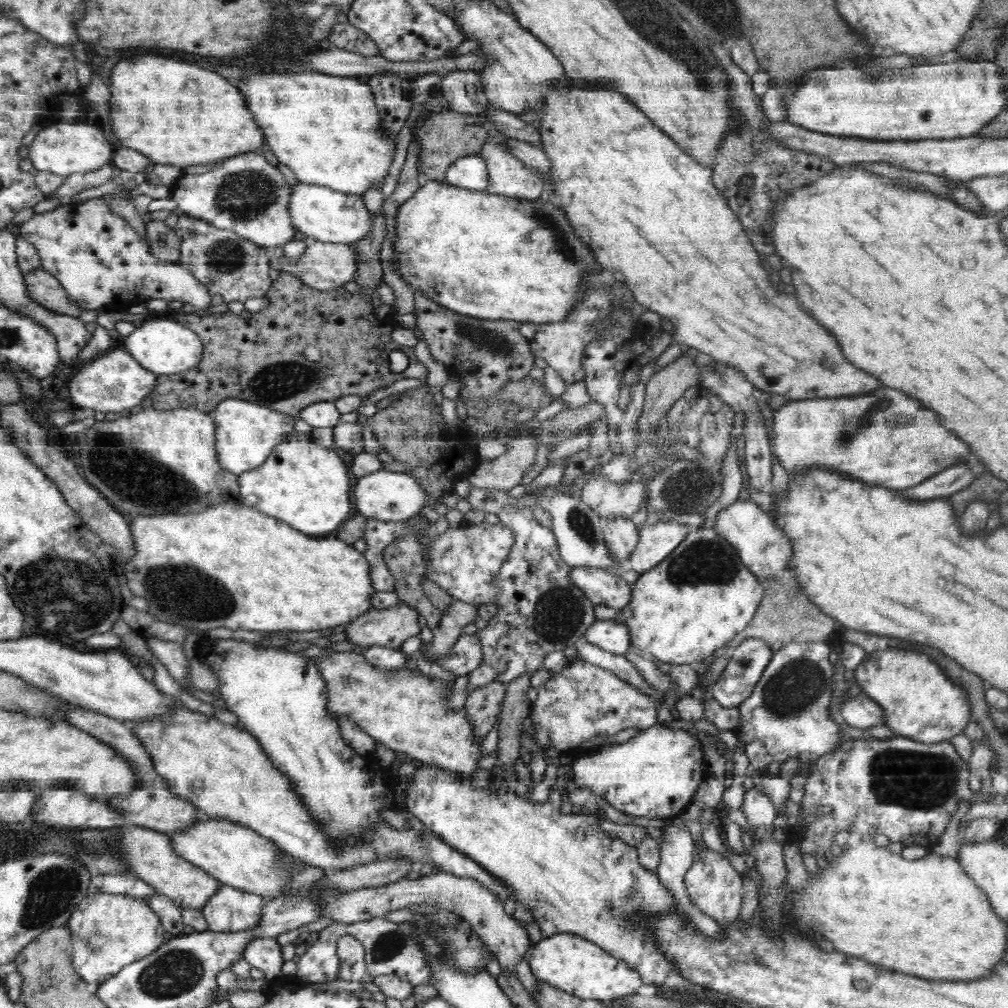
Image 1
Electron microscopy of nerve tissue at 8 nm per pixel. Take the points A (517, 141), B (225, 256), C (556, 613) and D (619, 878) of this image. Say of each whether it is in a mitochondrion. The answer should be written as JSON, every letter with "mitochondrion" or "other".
{"A":"other","B":"mitochondrion","C":"mitochondrion","D":"other"}

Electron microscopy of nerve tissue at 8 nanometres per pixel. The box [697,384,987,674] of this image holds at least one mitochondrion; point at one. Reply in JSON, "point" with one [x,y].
{"point":[883,404]}

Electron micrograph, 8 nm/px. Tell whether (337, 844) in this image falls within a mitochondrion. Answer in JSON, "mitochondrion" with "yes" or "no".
{"mitochondrion":"no"}

